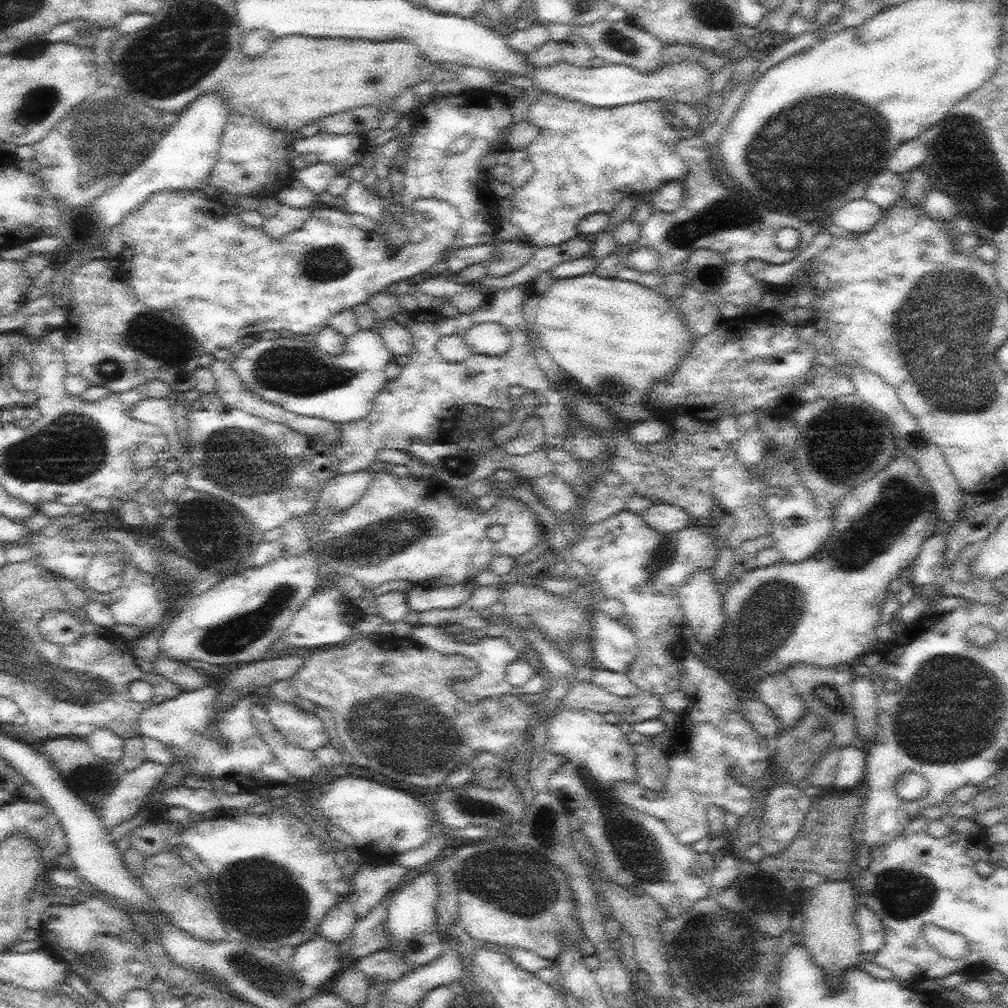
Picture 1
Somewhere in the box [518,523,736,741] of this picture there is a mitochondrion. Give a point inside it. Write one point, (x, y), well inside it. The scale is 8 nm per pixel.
(663, 556)

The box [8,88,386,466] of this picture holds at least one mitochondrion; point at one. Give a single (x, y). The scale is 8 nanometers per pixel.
(111, 132)

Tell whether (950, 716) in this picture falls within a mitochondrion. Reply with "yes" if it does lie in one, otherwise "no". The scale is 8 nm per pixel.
yes

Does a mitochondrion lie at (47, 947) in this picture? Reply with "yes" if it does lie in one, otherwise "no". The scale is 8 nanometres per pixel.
no

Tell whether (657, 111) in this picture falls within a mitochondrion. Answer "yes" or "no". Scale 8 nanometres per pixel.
no

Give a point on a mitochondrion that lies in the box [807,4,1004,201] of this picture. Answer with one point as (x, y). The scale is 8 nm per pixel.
(964, 127)

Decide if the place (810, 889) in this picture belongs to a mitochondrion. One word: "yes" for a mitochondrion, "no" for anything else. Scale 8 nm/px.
no

